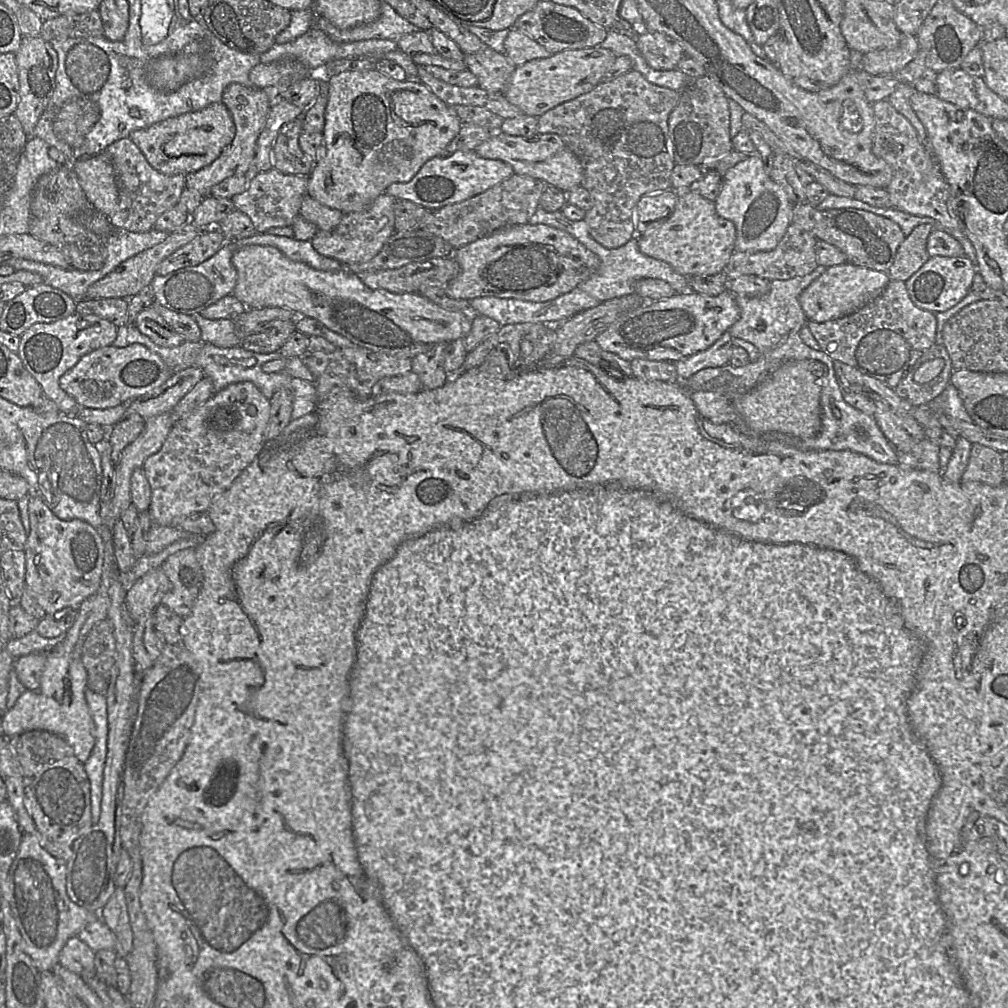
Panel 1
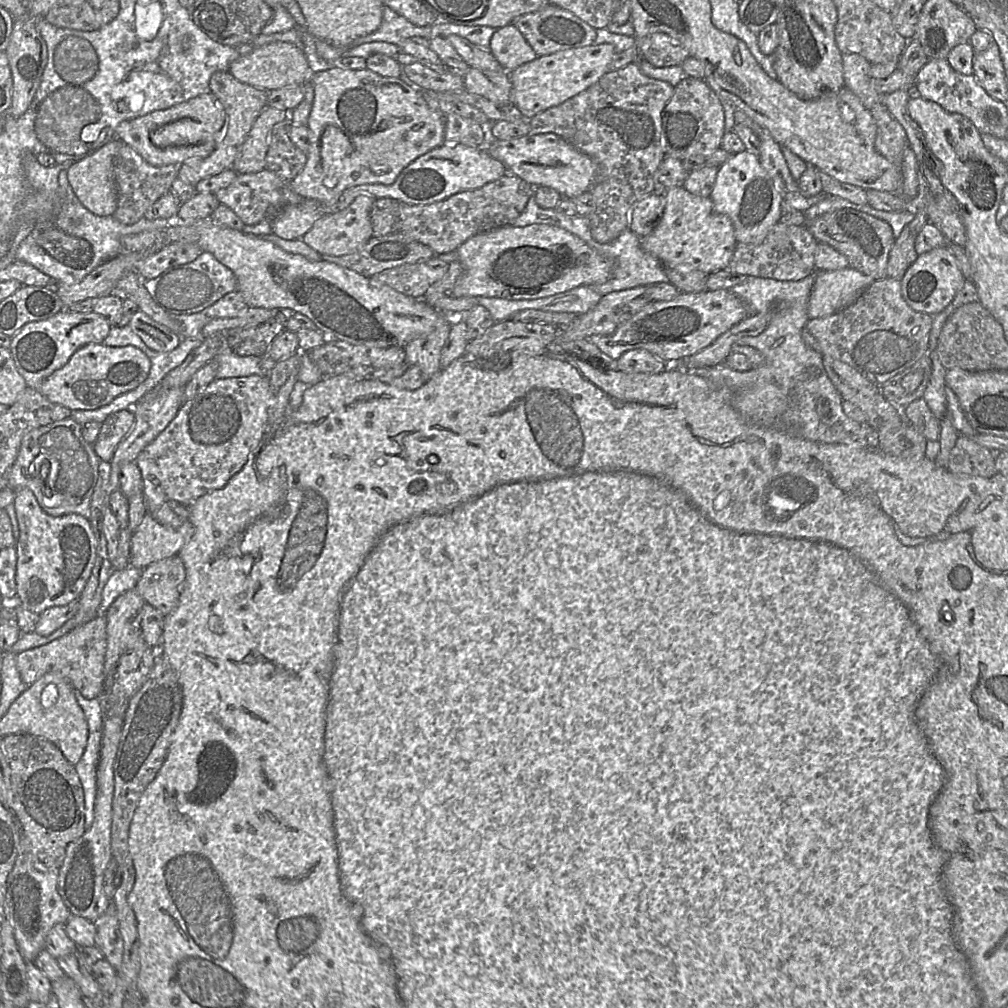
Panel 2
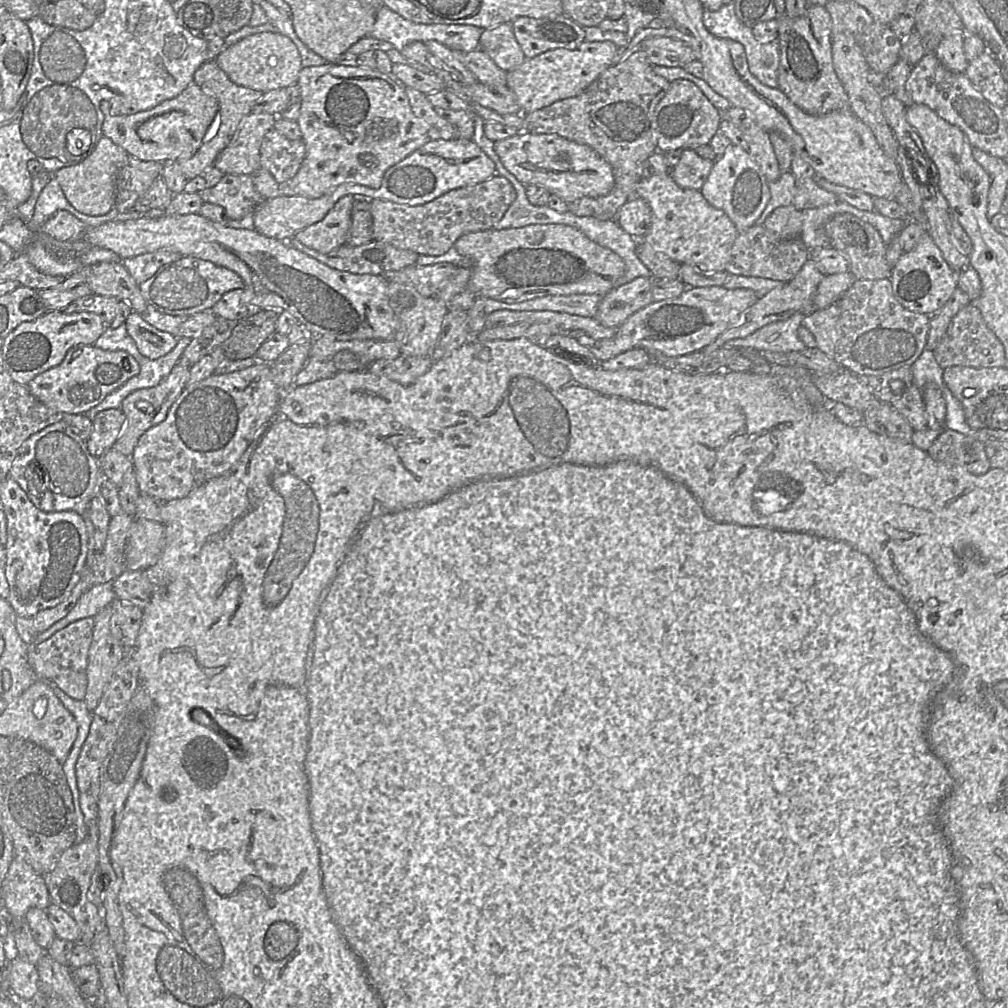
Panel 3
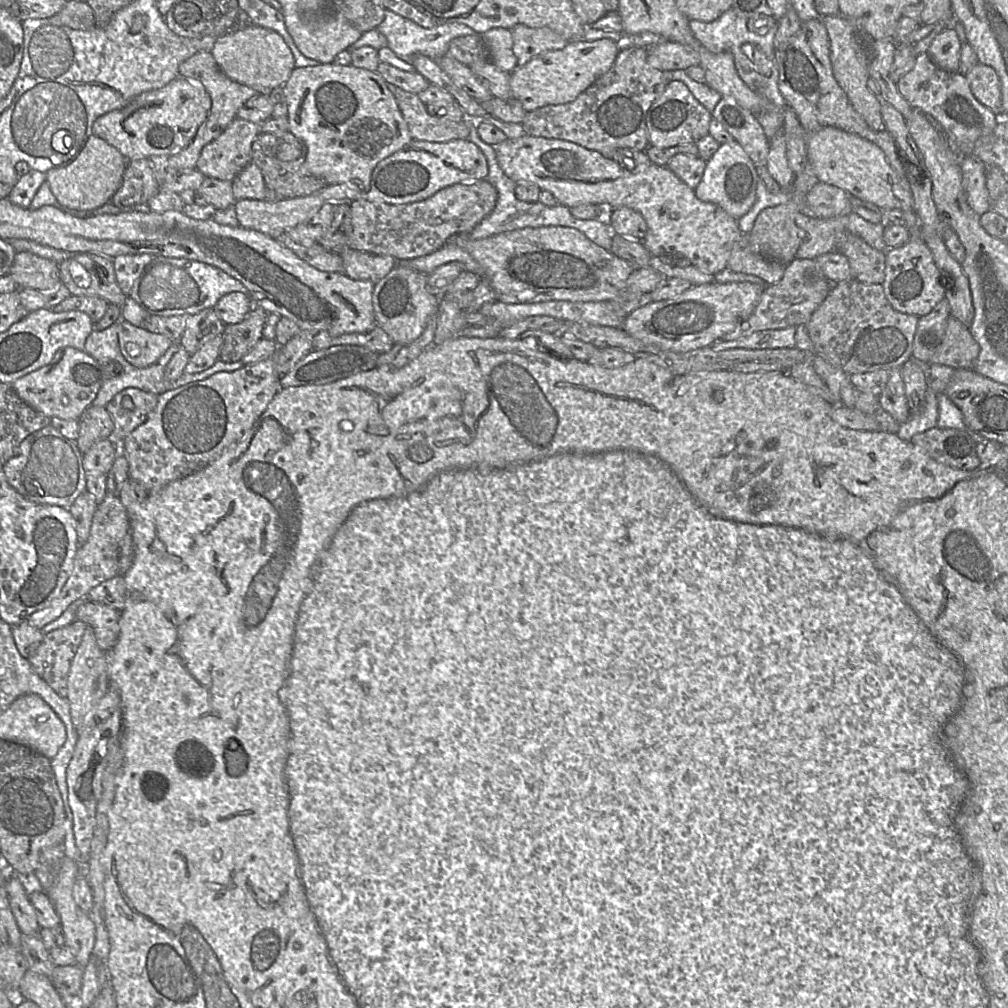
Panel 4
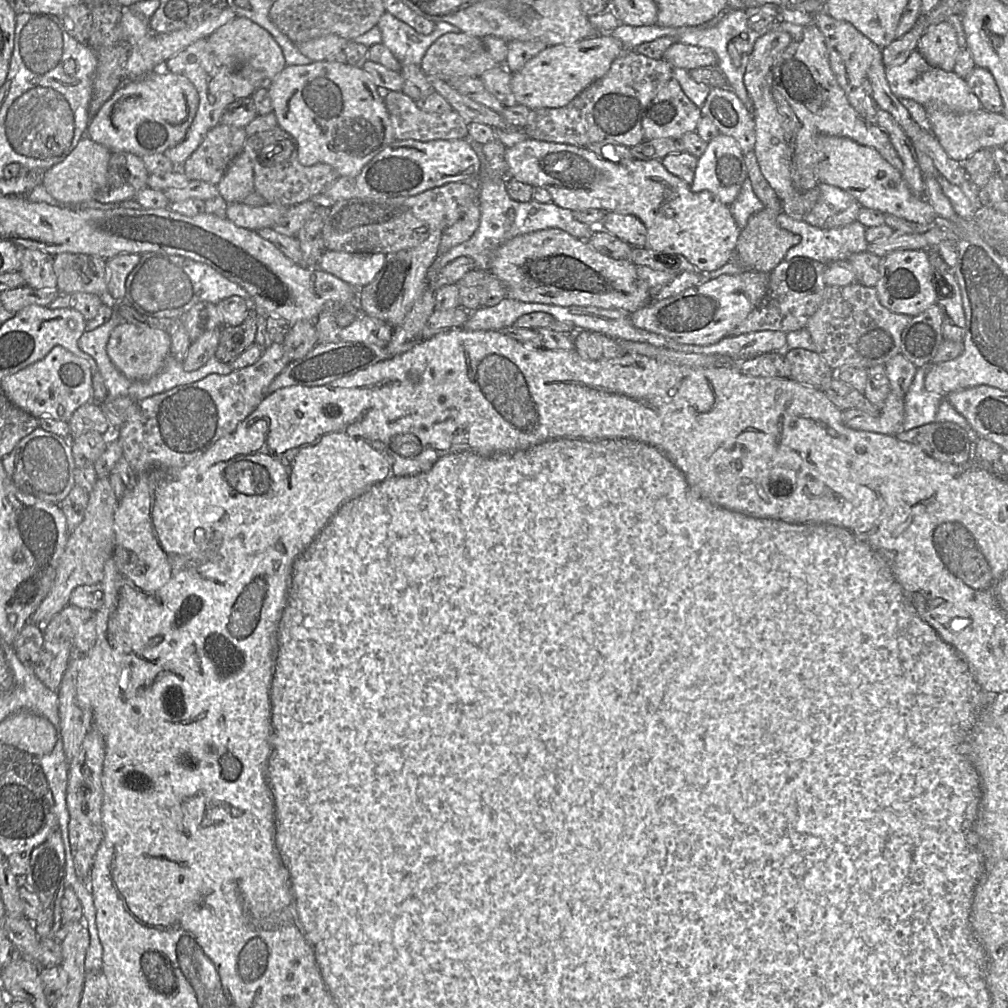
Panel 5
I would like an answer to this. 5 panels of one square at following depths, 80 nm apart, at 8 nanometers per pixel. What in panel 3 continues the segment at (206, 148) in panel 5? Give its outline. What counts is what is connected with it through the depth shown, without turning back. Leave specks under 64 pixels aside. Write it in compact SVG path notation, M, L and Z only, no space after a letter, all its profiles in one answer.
M250 113L244 116L230 143L219 153L213 167L224 175L252 175L260 168L260 147L265 134L274 129L278 115L269 113Z

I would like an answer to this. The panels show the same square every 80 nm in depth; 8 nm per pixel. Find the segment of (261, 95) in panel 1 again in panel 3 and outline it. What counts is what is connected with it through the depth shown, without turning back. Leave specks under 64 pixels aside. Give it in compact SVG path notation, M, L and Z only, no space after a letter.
M214 60L204 62L195 71L193 79L196 84L214 95L219 103L219 112L216 117L216 123L214 121L207 130L199 149L188 157L182 157L176 160L187 180L213 167L219 153L230 143L241 119L251 113L252 106L256 100L263 93L266 93L235 84L226 73L217 66Z

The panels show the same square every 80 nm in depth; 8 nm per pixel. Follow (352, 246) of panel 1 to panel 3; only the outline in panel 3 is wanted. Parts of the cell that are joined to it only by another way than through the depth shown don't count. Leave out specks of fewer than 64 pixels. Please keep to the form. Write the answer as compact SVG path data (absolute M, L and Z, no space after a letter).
M353 195L340 198L322 220L299 231L292 239L320 253L328 253L347 244L356 200L357 196Z

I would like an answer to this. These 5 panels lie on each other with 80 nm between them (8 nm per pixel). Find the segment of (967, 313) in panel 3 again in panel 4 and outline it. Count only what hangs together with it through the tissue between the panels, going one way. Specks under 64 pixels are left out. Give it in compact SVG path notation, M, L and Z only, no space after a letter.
M950 317L940 350L931 364L973 369L980 347L968 326Z

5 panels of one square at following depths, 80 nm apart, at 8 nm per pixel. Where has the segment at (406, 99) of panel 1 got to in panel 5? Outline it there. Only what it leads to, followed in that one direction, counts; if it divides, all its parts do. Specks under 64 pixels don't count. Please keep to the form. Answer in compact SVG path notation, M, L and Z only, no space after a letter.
M327 60L313 61L306 65L287 65L274 79L269 81L266 86L269 91L273 113L277 118L278 126L294 138L297 158L303 166L325 163L331 165L339 176L355 177L373 157L397 140L384 98L378 93L378 86L374 83L371 75L362 68L352 66L348 63L329 62Z

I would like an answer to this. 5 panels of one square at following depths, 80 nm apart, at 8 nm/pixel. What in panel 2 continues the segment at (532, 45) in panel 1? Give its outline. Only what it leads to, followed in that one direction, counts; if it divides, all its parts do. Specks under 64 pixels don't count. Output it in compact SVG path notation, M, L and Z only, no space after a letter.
M513 23L495 30L488 49L507 72L538 57Z

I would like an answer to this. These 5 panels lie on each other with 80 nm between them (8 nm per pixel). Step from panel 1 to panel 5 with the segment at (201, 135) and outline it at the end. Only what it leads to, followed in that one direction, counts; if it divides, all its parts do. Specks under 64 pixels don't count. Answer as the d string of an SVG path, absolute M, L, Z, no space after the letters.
M159 69L120 85L91 116L86 136L111 151L125 151L143 157L164 153L181 142L196 115L199 97L191 81Z

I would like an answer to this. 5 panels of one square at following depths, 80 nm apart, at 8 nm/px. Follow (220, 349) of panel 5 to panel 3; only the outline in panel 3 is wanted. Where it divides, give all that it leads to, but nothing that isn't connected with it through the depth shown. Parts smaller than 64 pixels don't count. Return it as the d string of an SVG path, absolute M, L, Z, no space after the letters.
M256 309L235 323L230 337L222 344L225 358L237 361L254 357L260 346L276 333L279 313Z

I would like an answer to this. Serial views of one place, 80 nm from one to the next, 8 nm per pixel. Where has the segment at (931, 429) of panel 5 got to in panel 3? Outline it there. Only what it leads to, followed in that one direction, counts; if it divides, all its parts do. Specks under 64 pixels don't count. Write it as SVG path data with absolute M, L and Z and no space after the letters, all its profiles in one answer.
M943 430L927 453L937 462L962 467L974 475L991 469L984 443L957 431Z

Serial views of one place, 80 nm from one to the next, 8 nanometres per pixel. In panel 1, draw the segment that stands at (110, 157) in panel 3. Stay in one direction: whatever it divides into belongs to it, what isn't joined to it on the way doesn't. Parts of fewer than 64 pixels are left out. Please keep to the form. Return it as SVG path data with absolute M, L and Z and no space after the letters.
M101 152L78 159L71 166L88 200L99 212L112 216L118 205L118 189L108 155Z

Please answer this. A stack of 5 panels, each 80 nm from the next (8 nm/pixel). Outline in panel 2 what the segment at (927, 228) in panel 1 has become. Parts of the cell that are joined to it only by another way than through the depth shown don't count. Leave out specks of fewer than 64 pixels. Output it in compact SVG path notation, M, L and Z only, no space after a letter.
M918 209L915 218L901 231L889 254L887 278L901 280L907 269L916 261L915 250L917 235L927 224L931 223L925 209Z

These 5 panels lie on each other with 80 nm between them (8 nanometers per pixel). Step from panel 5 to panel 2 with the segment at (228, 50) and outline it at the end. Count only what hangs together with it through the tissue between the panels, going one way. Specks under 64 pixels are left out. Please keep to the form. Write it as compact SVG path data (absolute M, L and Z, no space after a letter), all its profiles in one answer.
M285 41L270 42L241 55L230 64L228 72L239 81L266 91L303 86L312 74L302 48Z

